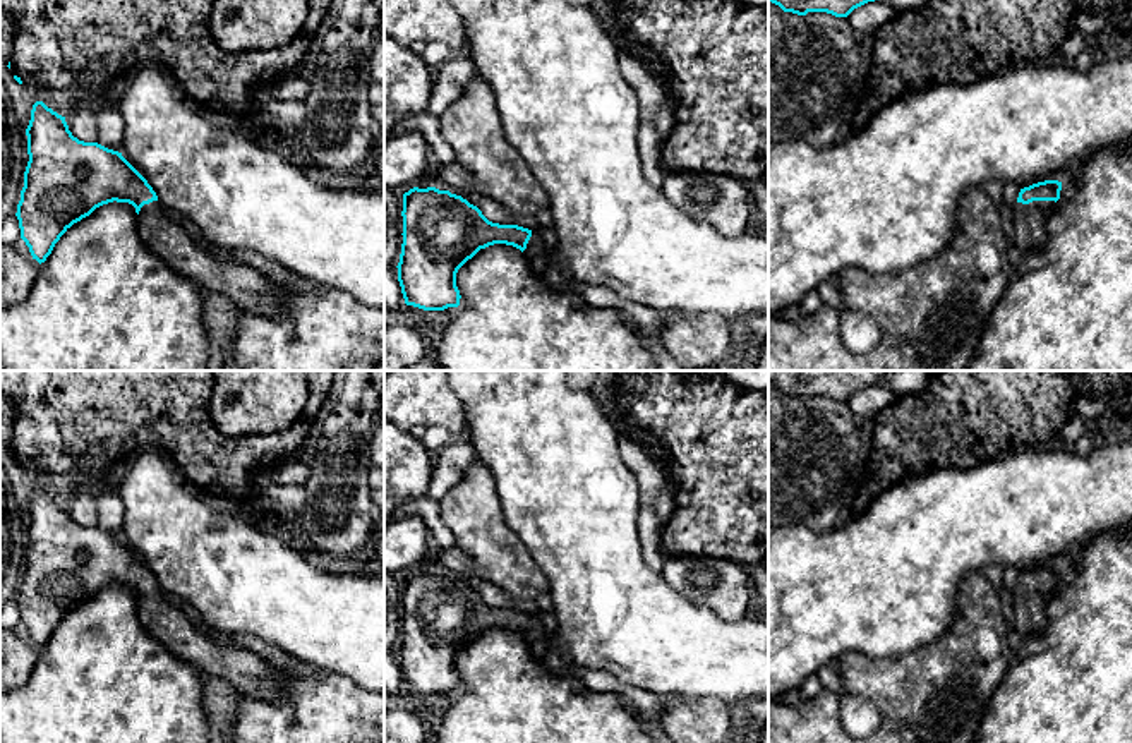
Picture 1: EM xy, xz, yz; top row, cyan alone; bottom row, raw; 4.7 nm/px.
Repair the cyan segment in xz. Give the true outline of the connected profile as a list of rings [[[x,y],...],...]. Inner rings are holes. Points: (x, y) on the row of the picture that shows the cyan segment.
[[[413,187],[403,194],[403,244],[398,263],[398,281],[406,305],[424,311],[444,311],[460,305],[458,269],[480,249],[506,244],[520,249],[532,271],[547,276],[549,249],[537,232],[518,225],[489,221],[482,211],[461,196],[436,187]]]

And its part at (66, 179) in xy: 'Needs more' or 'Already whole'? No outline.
Needs more

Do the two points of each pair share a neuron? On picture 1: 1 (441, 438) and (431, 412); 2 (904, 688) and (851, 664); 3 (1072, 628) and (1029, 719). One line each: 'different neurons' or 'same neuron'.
1: different neurons
2: same neuron
3: same neuron

